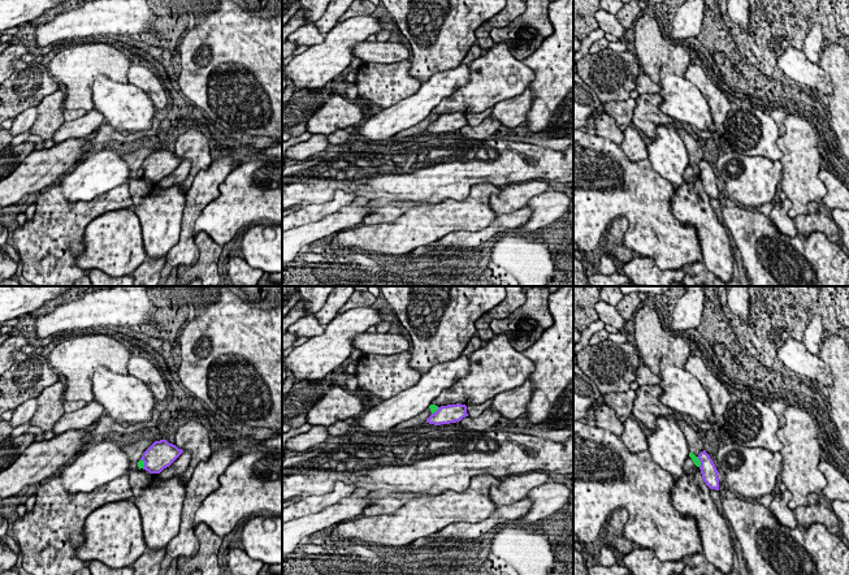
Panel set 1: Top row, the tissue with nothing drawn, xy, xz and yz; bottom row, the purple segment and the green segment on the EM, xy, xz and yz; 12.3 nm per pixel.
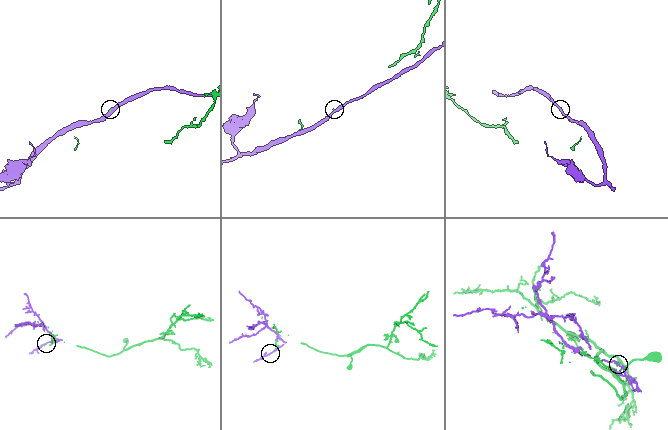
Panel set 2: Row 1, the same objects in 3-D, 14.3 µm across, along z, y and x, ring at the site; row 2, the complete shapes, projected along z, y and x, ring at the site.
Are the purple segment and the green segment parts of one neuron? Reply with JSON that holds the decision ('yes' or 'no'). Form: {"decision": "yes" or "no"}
{"decision": "no"}

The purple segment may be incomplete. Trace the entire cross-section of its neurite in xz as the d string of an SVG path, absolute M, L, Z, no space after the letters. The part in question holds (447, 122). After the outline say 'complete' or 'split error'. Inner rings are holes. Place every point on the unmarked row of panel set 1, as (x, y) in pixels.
M447 113L438 116L438 118L426 127L426 131L434 134L450 133L460 130L465 125L468 125L465 113Z; complete

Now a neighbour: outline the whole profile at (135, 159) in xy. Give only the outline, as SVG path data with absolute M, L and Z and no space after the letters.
M155 143L150 148L139 148L134 152L125 155L125 161L130 168L130 180L140 178L144 174L144 170L140 168L143 161L157 148L166 148L168 146Z

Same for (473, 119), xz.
M488 108L486 111L481 113L471 113L467 114L467 122L469 126L477 126L480 125L486 117L491 114L493 108Z

